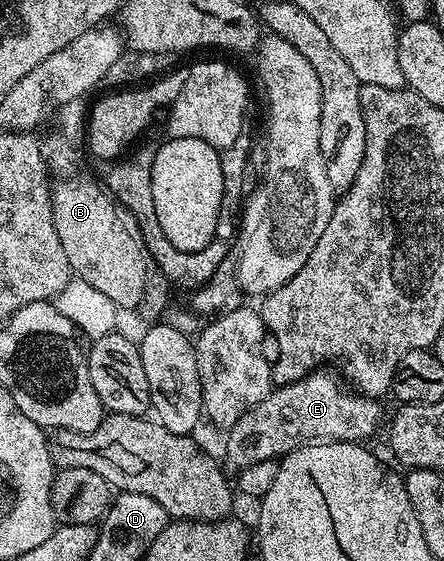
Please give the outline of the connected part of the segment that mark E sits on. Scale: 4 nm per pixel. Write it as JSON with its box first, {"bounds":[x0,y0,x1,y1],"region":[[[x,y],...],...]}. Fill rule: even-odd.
{"bounds":[225,370,382,470],"region":[[[315,370],[309,376],[300,378],[291,384],[275,387],[252,410],[248,410],[225,433],[227,469],[241,470],[248,466],[256,466],[256,462],[278,460],[290,452],[294,452],[303,444],[329,442],[332,440],[349,440],[351,442],[366,442],[366,439],[378,428],[382,420],[382,408],[377,399],[361,395],[351,390],[337,375]]]}

